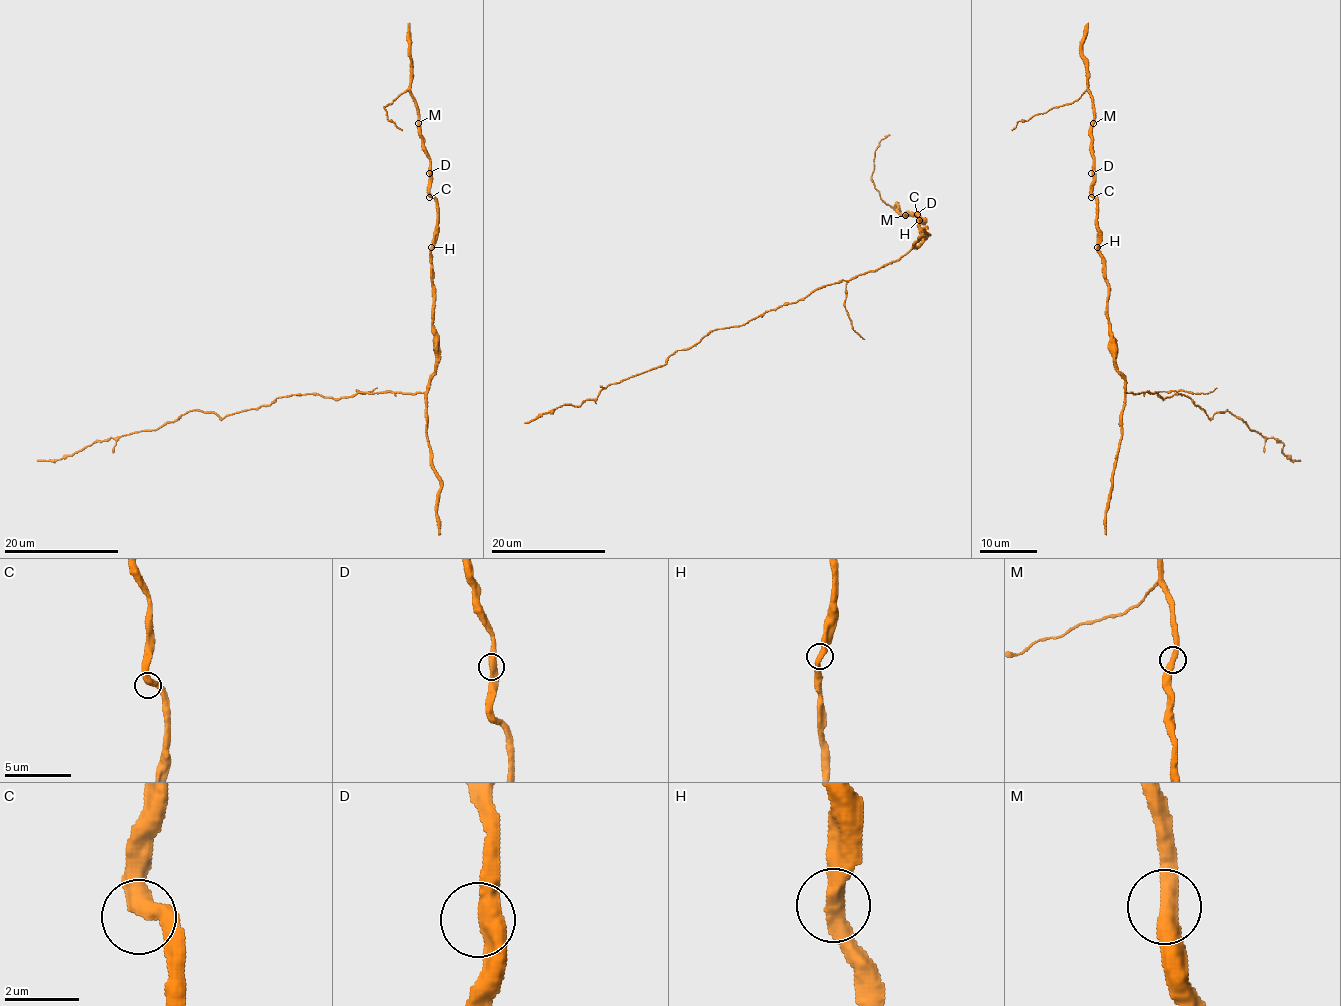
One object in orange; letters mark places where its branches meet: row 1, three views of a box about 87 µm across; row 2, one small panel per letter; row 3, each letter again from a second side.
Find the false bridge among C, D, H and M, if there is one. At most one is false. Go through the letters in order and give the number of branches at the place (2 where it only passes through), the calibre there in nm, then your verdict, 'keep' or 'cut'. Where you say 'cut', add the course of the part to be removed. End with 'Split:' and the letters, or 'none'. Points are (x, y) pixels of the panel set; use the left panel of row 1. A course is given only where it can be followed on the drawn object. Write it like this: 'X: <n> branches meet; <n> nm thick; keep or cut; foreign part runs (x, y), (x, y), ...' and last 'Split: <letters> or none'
C: 2 branches meet; 440 nm thick; keep
D: 2 branches meet; 480 nm thick; keep
H: 2 branches meet; 440 nm thick; cut; foreign part runs (431, 247), (435, 368), (425, 391), (291, 394), (222, 417), (189, 410), (154, 430), (36, 460)
M: 2 branches meet; 440 nm thick; keep
Split: H

